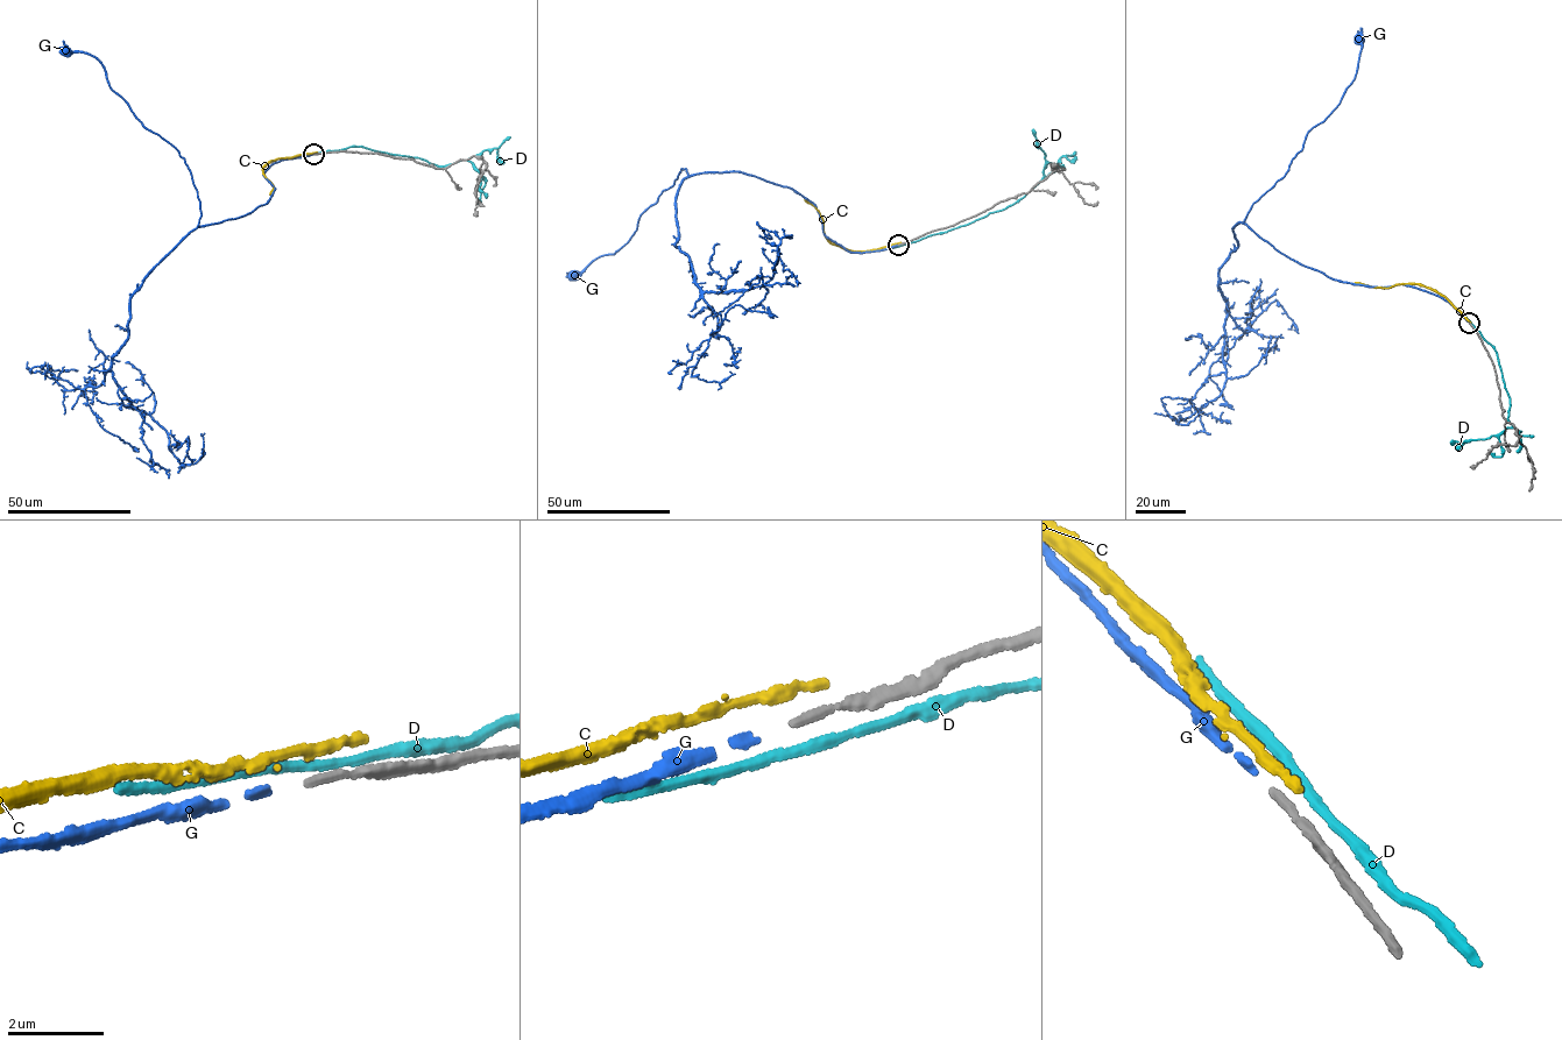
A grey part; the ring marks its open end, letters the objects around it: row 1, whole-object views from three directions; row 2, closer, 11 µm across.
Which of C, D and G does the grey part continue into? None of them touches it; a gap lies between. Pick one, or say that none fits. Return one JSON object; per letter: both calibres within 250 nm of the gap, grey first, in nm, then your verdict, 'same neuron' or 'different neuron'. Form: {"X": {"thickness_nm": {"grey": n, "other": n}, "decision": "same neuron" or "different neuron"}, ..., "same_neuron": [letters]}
{"C": {"thickness_nm": {"grey": 180, "other": 200}, "decision": "different neuron"}, "D": {"thickness_nm": {"grey": 180, "other": 200}, "decision": "different neuron"}, "G": {"thickness_nm": {"grey": 180, "other": 130}, "decision": "same neuron"}, "same_neuron": ["G"]}

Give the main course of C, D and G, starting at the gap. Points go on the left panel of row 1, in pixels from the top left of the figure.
C: (313, 153), (264, 164), (263, 174), (274, 188), (270, 193)
D: (312, 154), (361, 146), (417, 157), (438, 165), (466, 160), (480, 172), (480, 188), (487, 196)
G: (312, 155), (268, 167), (266, 203), (199, 227), (184, 158), (135, 117), (103, 64), (65, 50)

